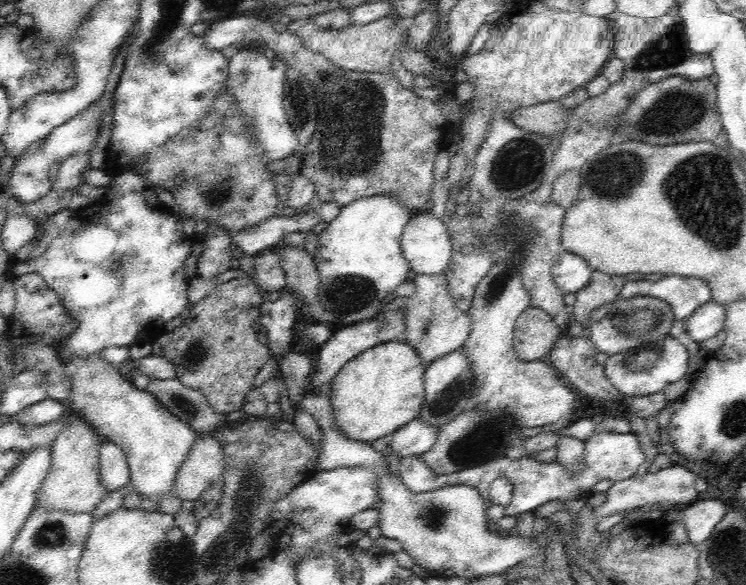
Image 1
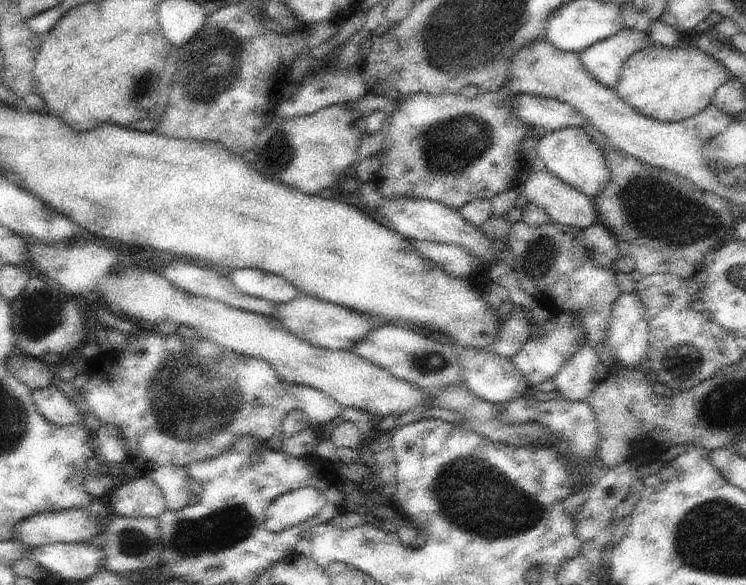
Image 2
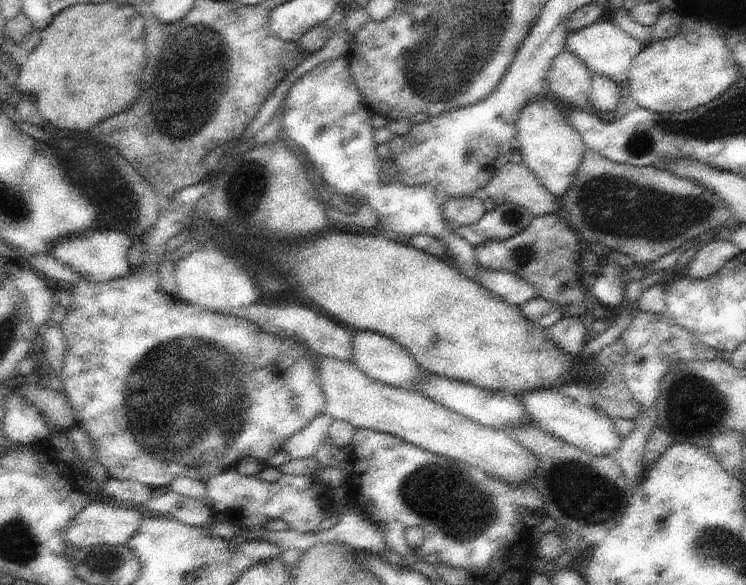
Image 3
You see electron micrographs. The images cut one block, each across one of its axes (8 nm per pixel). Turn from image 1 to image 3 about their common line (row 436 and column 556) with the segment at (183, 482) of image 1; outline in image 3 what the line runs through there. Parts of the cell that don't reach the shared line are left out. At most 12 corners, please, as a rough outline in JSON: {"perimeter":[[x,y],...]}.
{"perimeter":[[525,164],[498,167],[484,190],[496,205],[562,214],[558,198]]}

